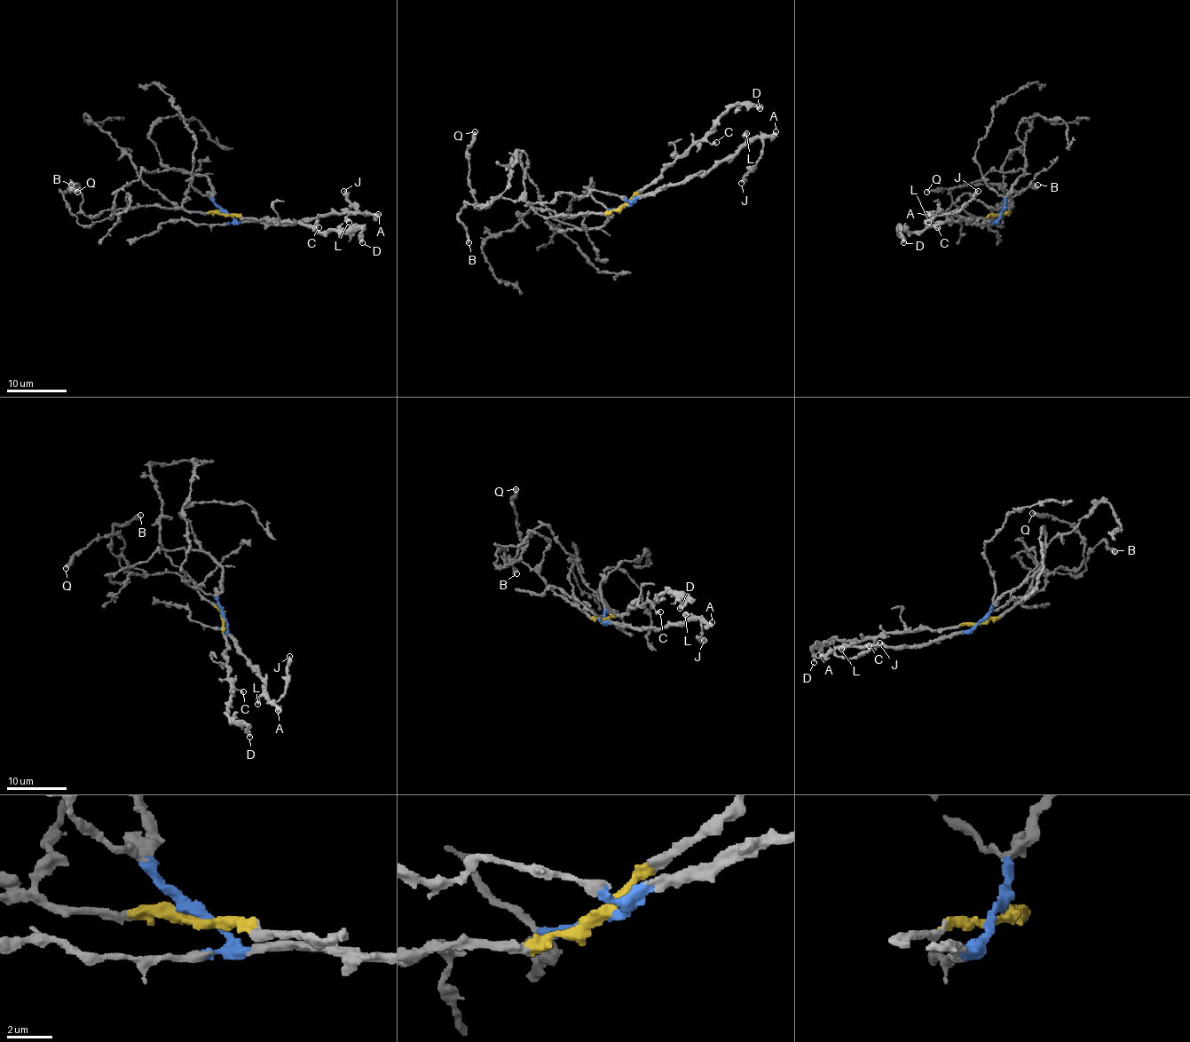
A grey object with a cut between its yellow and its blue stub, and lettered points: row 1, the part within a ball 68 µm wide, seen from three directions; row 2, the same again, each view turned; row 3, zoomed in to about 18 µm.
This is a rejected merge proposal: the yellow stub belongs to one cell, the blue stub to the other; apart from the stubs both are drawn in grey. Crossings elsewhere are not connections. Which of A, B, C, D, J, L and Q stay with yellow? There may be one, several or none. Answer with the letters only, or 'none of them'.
C, D, Q

